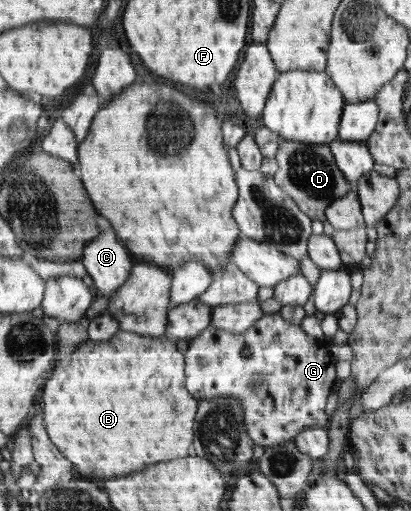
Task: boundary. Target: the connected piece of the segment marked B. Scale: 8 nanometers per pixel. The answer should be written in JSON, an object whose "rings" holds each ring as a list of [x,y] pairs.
{"rings":[[[120,330],[109,341],[90,339],[83,342],[76,352],[58,359],[43,390],[49,438],[80,474],[104,480],[142,470],[144,466],[162,460],[197,456],[194,422],[200,401],[187,389],[186,370],[185,354],[176,348],[175,338],[170,336],[153,337]]]}

